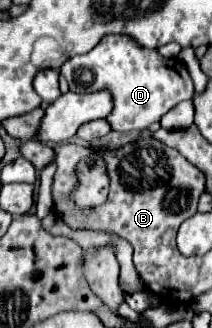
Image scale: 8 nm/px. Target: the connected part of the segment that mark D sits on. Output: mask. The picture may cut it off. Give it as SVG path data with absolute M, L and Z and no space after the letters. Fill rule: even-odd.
M109 34L91 52L73 56L61 66L61 74L67 78L71 92L111 92L113 110L107 122L117 132L145 130L179 102L191 100L195 94L193 80L177 58L163 58L157 50L145 48L123 34Z

